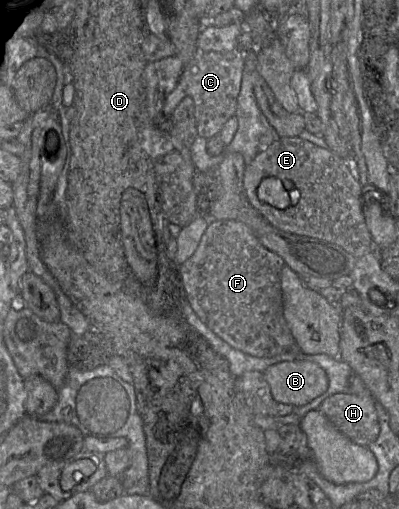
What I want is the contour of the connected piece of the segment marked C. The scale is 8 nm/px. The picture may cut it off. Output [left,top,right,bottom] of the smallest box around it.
[163,49,246,139]

